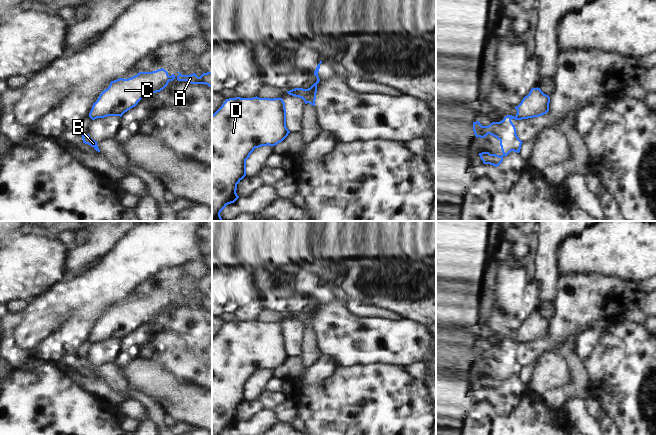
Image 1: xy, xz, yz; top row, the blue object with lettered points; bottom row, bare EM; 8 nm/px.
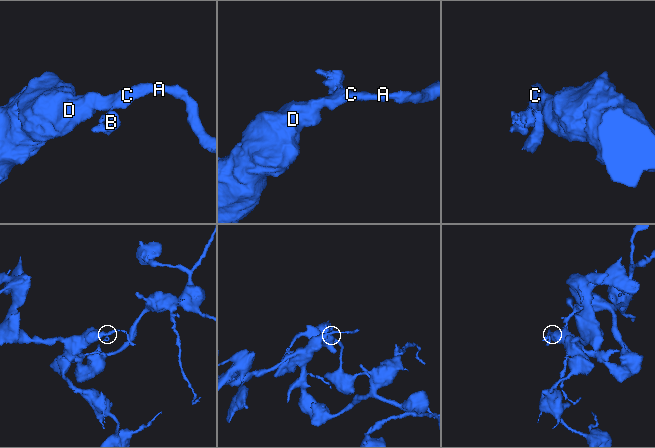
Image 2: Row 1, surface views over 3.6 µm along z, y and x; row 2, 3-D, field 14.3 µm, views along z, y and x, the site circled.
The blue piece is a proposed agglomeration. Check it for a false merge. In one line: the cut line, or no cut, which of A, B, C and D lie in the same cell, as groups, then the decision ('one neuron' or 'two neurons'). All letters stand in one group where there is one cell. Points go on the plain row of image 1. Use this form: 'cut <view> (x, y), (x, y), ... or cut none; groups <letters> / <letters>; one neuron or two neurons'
cut yz (515, 340), (521, 343); groups A C D / B; two neurons

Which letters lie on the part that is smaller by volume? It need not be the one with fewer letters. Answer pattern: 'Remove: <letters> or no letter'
Remove: B

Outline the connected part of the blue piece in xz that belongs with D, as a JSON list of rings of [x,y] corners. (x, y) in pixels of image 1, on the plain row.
[[[229,322],[212,339],[212,435],[222,435],[239,420],[237,408],[246,400],[246,384],[255,372],[275,370],[290,357],[286,351],[286,333],[282,322]]]

